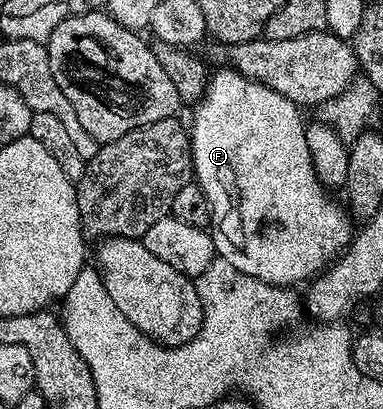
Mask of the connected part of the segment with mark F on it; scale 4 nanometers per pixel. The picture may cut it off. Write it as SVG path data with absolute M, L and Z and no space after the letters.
M224 68L225 70L213 70L209 85L206 89L205 95L201 98L201 101L196 103L192 107L193 110L193 126L188 127L189 132L189 141L193 143L193 178L195 179L198 186L201 187L201 191L203 192L203 196L207 196L207 200L209 201L209 220L211 223L211 237L213 240L213 248L217 258L222 258L223 260L227 260L227 264L231 264L235 268L239 268L239 272L243 272L247 276L251 276L252 278L258 278L259 280L263 280L267 284L271 284L272 286L283 286L288 287L290 284L297 284L293 282L302 282L302 284L308 283L310 280L318 277L344 251L345 247L349 245L353 240L353 235L355 233L355 222L351 217L350 211L346 209L344 205L341 206L337 202L332 202L329 199L330 191L326 189L326 187L322 186L321 181L319 180L319 176L315 172L315 168L313 167L313 161L311 160L311 156L309 155L309 149L307 148L307 136L305 135L305 127L306 123L304 121L301 122L301 114L302 111L299 109L297 105L295 105L291 100L287 100L287 96L279 96L279 92L275 92L271 88L267 88L262 82L255 82L252 78L244 78L243 75L235 69L232 68Z

